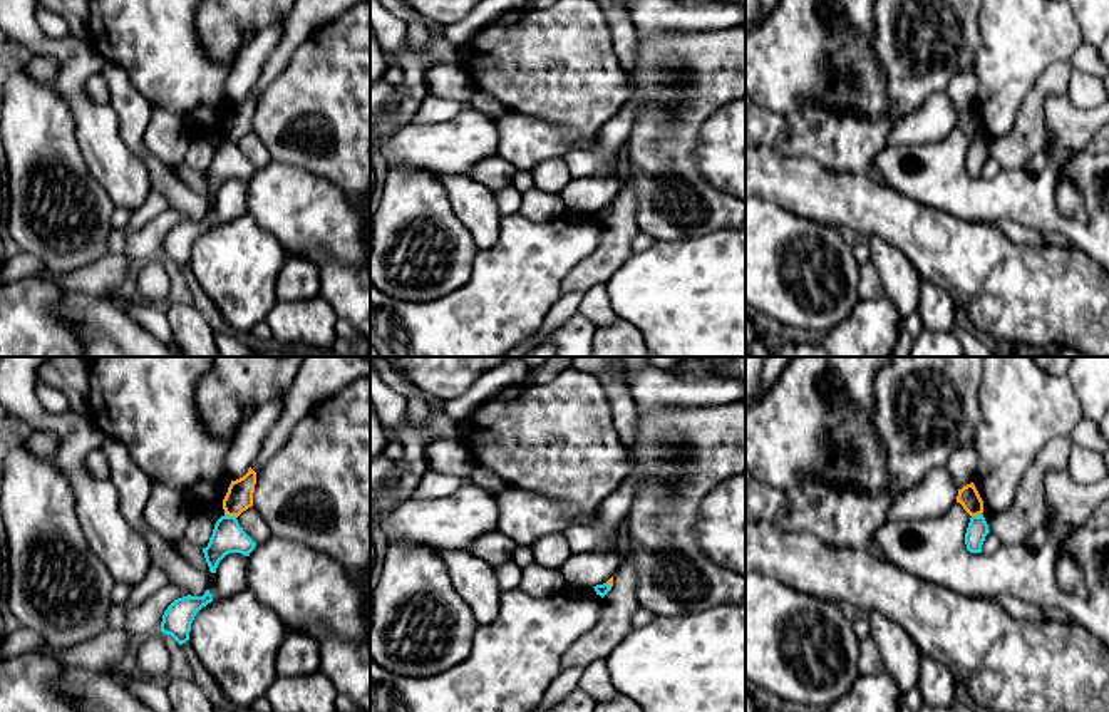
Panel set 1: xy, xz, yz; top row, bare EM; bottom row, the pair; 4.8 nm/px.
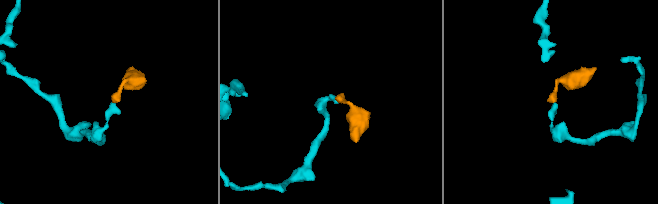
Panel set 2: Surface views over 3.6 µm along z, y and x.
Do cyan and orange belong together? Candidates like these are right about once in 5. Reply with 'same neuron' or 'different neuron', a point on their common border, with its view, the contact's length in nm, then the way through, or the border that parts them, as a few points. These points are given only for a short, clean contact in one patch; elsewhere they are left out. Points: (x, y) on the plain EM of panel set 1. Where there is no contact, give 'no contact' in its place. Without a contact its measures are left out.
different neuron | xy (230, 141) | 60 nm | along xy (225, 138), (235, 143)

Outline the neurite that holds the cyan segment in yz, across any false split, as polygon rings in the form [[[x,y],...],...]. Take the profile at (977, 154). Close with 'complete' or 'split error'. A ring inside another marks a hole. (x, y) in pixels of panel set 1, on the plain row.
[[[983,139],[972,141],[967,157],[965,157],[965,169],[970,178],[982,178],[982,169],[985,161],[990,157],[988,149]]]; complete

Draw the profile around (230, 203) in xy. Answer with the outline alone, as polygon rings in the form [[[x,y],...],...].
[[[230,178],[219,186],[214,199],[218,223],[231,223],[248,213],[246,189],[248,181],[241,178]]]

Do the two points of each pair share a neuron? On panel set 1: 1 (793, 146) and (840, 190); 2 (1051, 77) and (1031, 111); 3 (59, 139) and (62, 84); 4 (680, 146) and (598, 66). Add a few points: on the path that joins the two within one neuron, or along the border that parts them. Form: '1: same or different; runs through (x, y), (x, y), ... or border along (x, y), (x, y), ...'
1: different; border along (773, 146), (788, 156), (809, 156), (840, 175)
2: same; runs through (1046, 86), (1034, 103)
3: different; border along (47, 82), (66, 103), (76, 134)
4: different; border along (625, 72), (630, 91), (627, 101)

